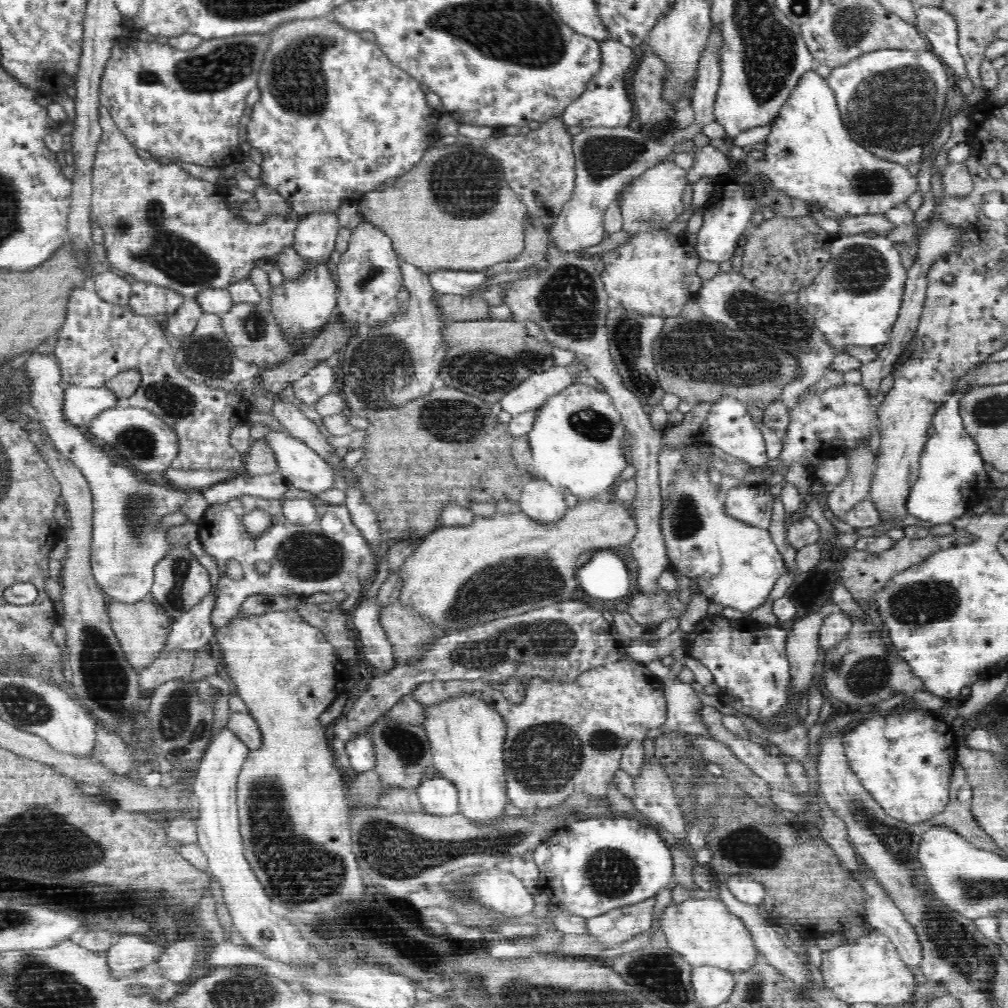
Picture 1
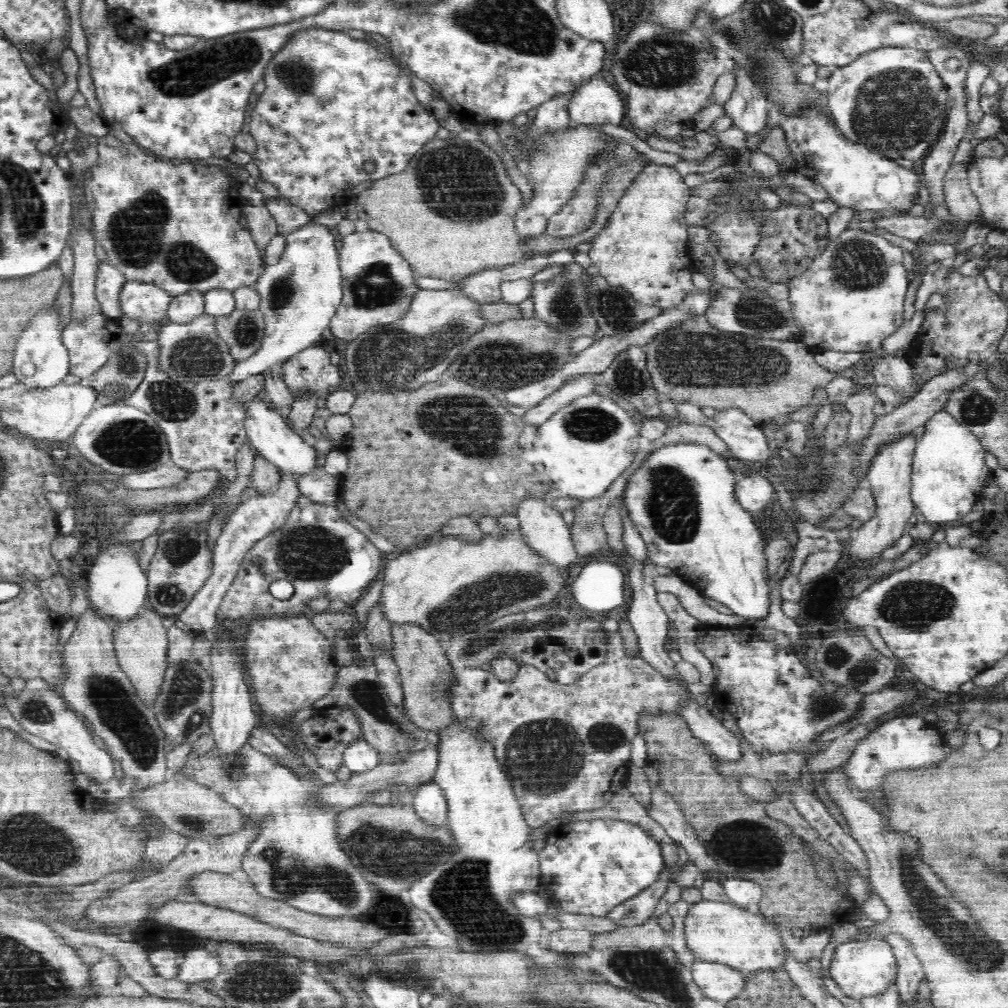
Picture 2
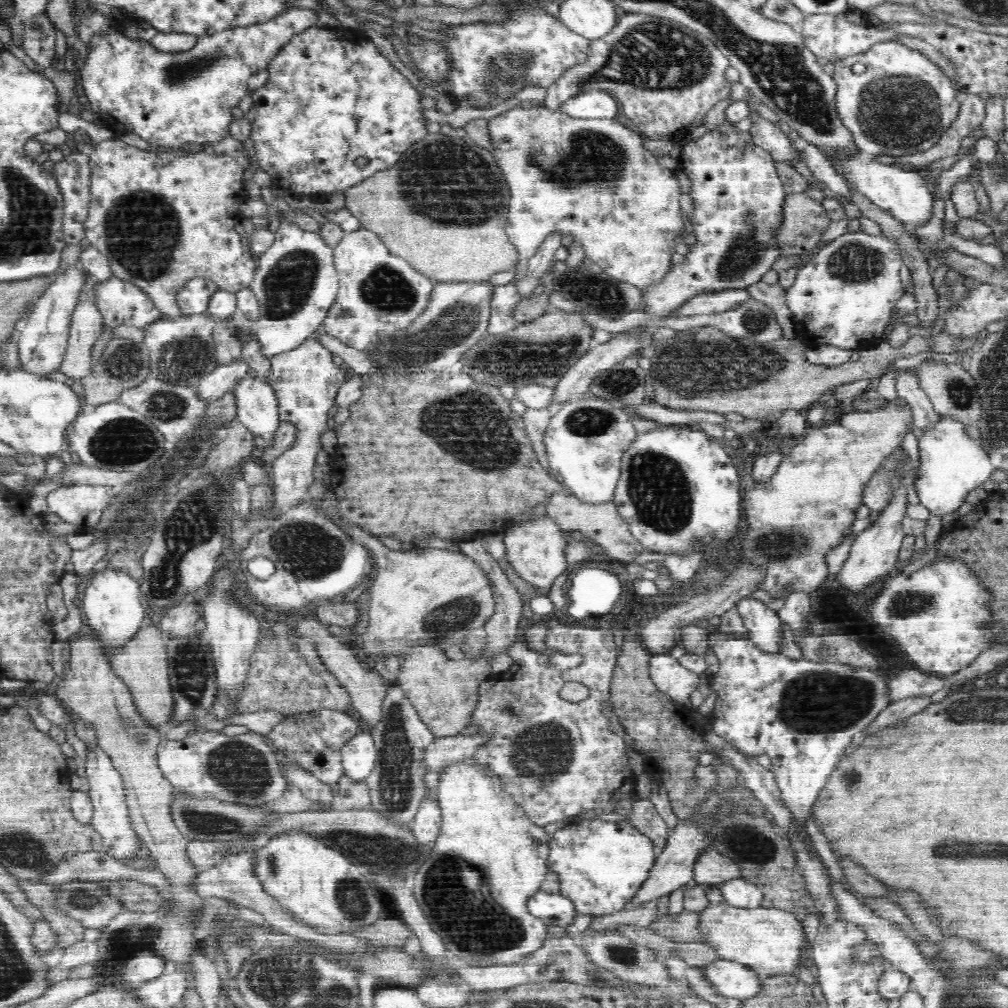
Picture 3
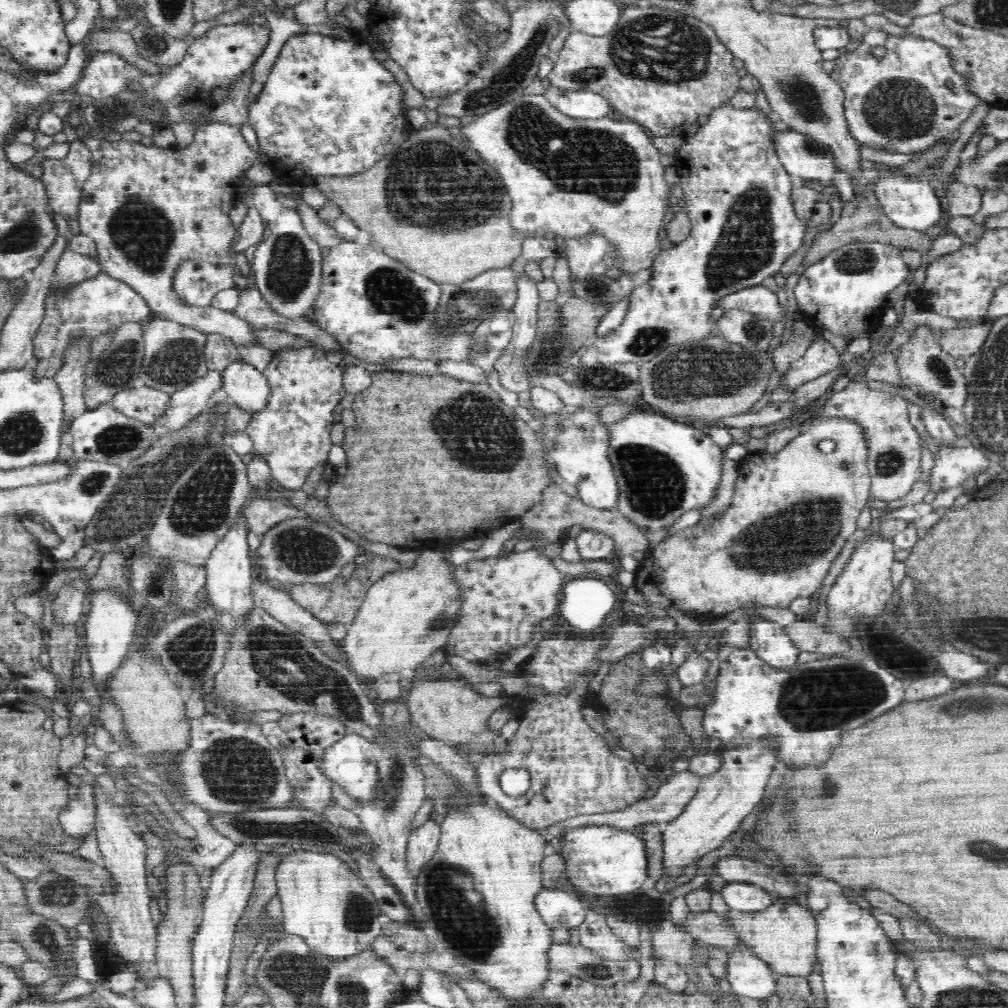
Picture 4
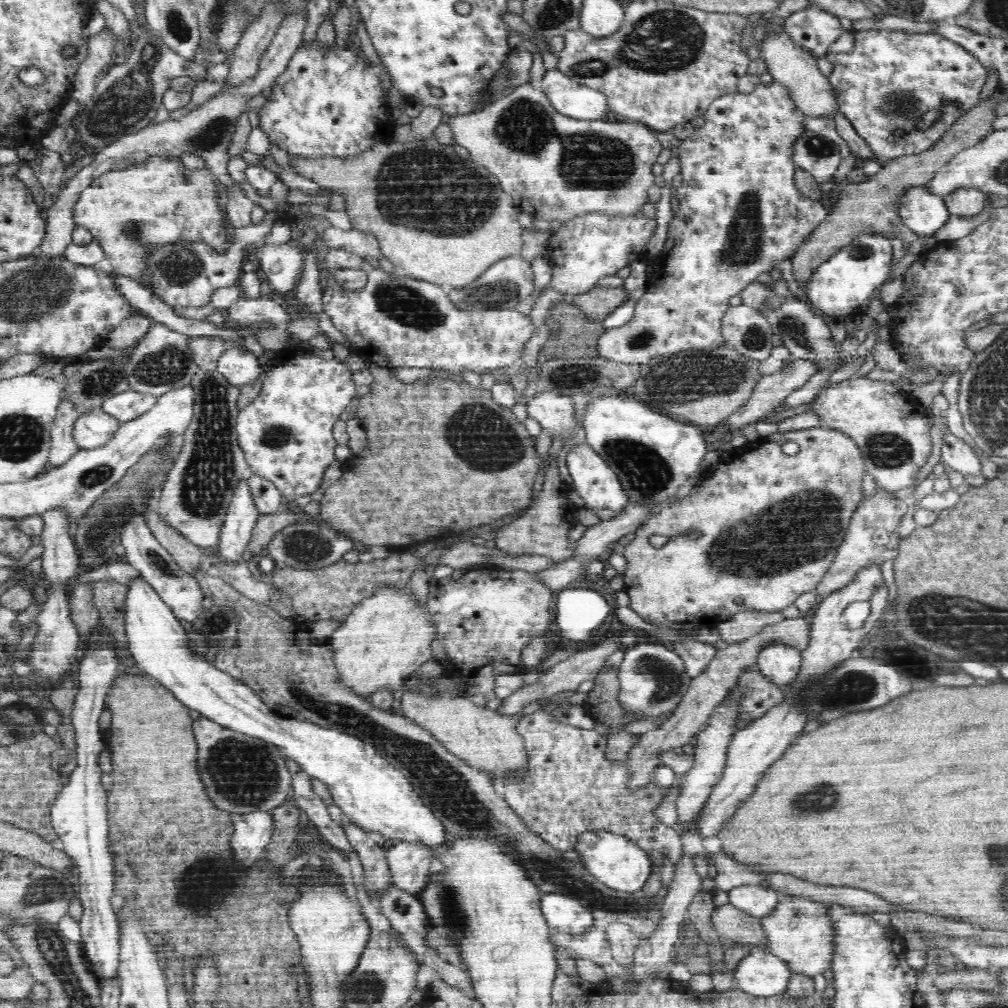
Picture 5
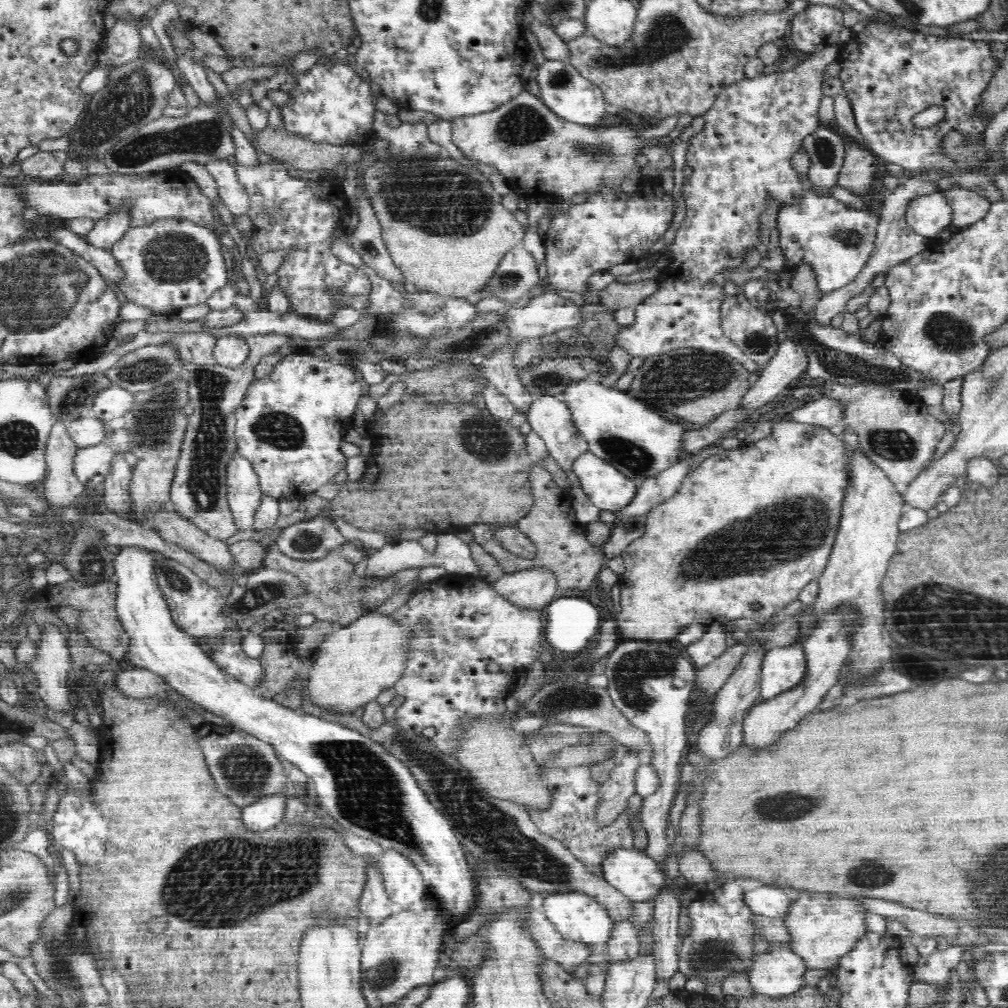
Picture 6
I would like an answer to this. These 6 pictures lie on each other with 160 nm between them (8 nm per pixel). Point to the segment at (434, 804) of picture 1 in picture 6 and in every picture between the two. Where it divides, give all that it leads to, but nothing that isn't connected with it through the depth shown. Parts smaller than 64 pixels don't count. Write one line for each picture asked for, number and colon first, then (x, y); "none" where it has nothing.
2: (429, 802)
3: (426, 825)
4: (422, 844)
5: (409, 863)
6: (404, 883)

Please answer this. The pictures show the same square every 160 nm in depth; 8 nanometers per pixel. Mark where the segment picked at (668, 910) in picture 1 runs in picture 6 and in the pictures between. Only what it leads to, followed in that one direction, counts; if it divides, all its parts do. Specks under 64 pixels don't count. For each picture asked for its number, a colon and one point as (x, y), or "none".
2: (717, 932)
3: (769, 941)
4: (783, 935)
5: (799, 931)
6: (823, 927)

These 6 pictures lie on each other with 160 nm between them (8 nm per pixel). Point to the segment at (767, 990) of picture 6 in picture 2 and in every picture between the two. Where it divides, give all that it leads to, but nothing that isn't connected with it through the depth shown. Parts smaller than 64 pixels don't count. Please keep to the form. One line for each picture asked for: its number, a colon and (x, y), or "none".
2: (721, 983)
3: (732, 980)
4: (748, 976)
5: (762, 974)

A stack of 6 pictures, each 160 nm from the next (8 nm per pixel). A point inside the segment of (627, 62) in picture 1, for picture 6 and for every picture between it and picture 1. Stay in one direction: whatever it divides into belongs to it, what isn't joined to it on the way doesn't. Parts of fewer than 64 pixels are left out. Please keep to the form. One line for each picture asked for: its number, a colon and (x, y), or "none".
2: (598, 102)
3: (595, 104)
4: (581, 104)
5: (578, 101)
6: (563, 89)

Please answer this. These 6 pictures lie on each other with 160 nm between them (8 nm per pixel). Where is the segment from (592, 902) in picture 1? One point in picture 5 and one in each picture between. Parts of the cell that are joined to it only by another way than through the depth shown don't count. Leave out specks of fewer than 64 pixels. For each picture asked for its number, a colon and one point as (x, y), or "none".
2: (591, 866)
3: (600, 865)
4: (602, 860)
5: (612, 859)

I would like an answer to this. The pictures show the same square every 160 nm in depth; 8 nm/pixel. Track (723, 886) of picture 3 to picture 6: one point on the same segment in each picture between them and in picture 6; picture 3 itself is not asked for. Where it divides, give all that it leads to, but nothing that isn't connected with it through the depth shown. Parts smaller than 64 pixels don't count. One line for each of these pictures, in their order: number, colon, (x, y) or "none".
4: (741, 897)
5: (757, 900)
6: (771, 901)

